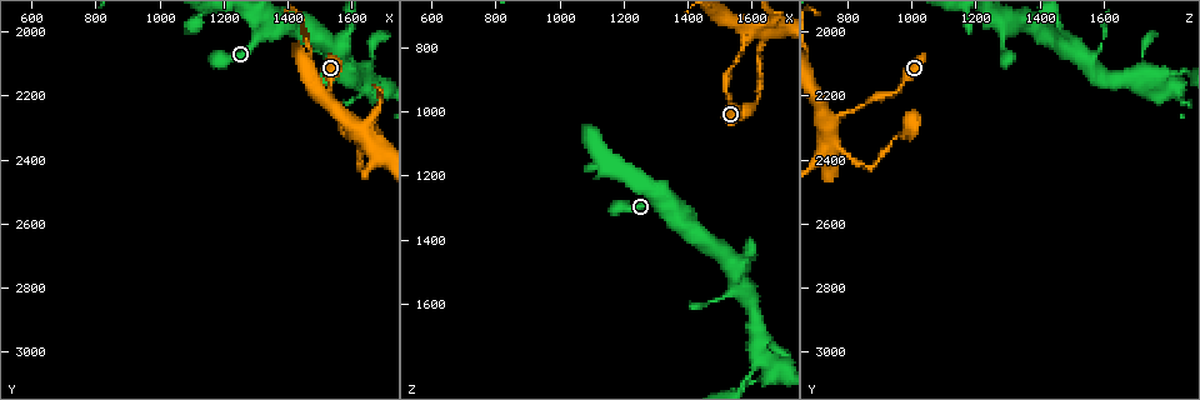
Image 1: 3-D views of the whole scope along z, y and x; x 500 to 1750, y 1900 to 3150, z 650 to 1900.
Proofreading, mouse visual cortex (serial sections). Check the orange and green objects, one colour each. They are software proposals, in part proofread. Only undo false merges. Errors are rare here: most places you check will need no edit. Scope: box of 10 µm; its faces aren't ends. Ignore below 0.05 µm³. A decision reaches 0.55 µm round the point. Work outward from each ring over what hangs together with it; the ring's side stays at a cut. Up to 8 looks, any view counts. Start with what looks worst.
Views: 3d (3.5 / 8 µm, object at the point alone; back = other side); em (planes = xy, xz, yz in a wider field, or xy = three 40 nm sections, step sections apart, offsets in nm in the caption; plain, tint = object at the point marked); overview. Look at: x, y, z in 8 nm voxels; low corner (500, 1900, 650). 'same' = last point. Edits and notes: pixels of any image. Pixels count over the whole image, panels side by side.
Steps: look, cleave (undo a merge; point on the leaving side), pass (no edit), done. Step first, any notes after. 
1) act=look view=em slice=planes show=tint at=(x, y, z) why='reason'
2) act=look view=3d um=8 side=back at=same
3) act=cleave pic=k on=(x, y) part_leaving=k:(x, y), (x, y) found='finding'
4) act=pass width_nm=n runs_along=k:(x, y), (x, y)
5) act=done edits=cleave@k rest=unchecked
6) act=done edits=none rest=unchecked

act=look view=3d um=8 at=(1640, 2340, 760)

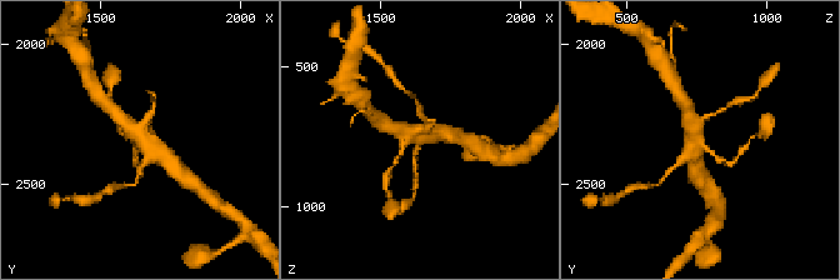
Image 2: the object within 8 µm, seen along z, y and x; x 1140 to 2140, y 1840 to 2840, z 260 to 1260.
act=look view=em slice=xy step=2 show=tint at=same

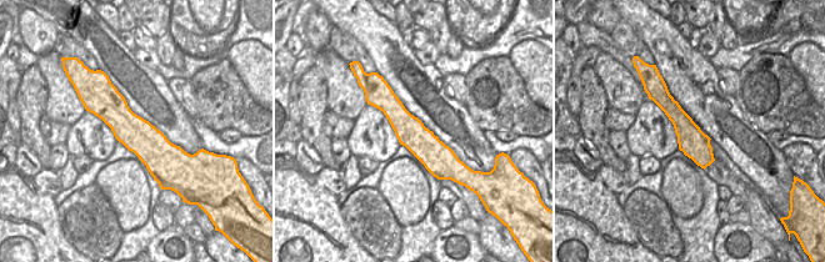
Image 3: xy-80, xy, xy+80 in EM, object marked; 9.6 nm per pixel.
act=pass width_nm=280 runs_along=2:(121, 116), (139, 140), (168, 161) found='one cell here'

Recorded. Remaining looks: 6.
act=look view=3d um=3.5 at=(1530, 2050, 1470)

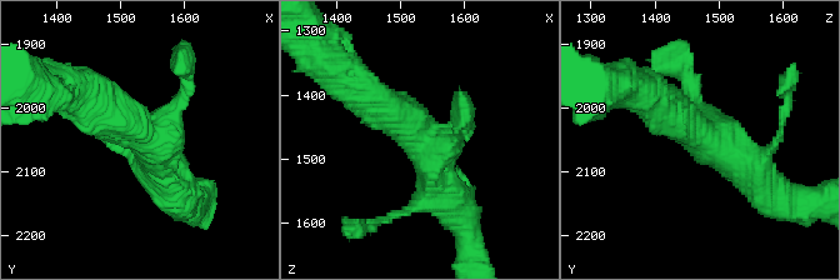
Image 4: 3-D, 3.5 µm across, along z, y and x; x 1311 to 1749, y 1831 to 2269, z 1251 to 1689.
act=look view=em slice=planes show=tint at=(1540, 2045, 1480) arms=3 arm_widths_nm=150,500,500

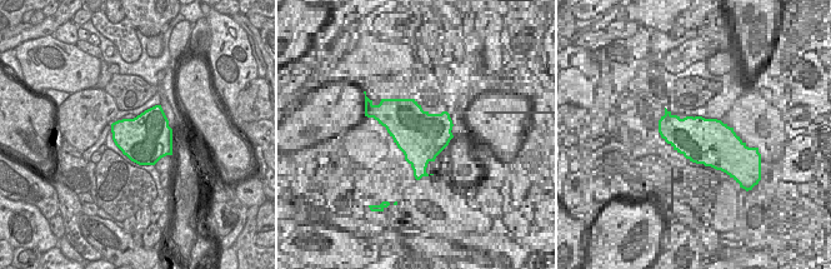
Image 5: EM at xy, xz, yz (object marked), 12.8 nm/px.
act=pass runs_along=4:(656, 99), (736, 153), (765, 188) found='continuous, no second cell'

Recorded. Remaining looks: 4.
act=look view=3d um=3.5 at=(1620, 2130, 1790) why='four or more arms meet'

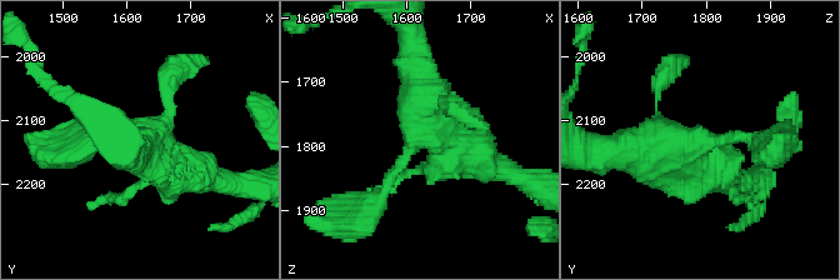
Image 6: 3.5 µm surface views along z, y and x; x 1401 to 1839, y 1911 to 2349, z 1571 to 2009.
act=look view=em slice=xy step=5 show=tint at=(1615, 2135, 1780) why='shape alone is not enough'

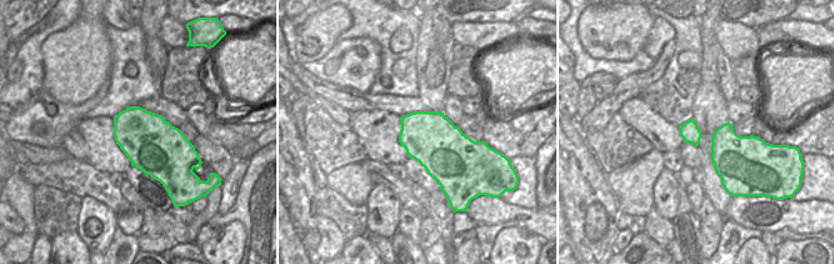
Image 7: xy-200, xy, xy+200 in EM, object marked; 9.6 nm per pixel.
act=pass runs_along=6:(411, 33), (423, 121), (484, 160) found='all the same cell'

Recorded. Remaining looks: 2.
act=done edits=none rest=unchecked

